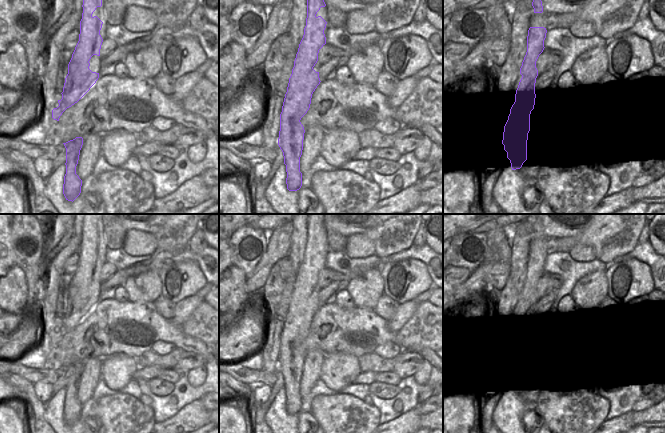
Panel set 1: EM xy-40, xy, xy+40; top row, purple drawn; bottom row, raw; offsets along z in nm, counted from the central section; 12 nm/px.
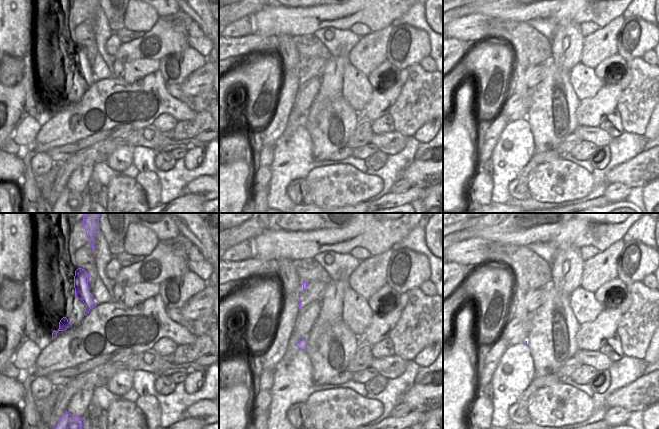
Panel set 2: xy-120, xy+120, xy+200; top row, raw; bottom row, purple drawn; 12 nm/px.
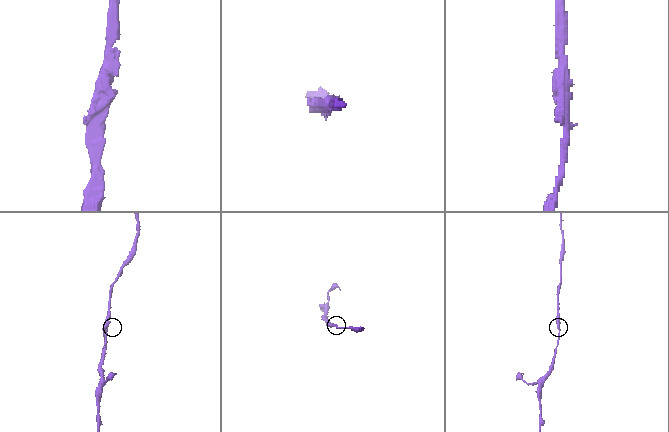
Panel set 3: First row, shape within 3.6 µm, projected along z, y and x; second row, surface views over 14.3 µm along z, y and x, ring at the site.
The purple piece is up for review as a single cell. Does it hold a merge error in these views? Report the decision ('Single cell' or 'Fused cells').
Single cell

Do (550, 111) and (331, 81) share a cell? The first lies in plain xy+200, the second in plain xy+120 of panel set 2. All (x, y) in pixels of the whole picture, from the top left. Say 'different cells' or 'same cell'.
different cells

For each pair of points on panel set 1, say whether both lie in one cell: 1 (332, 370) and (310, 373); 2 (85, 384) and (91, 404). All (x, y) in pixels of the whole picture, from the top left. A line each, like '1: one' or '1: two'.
1: two
2: two

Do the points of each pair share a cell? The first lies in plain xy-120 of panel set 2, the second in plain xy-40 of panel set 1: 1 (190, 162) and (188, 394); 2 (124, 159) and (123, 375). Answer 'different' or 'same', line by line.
1: different
2: same

